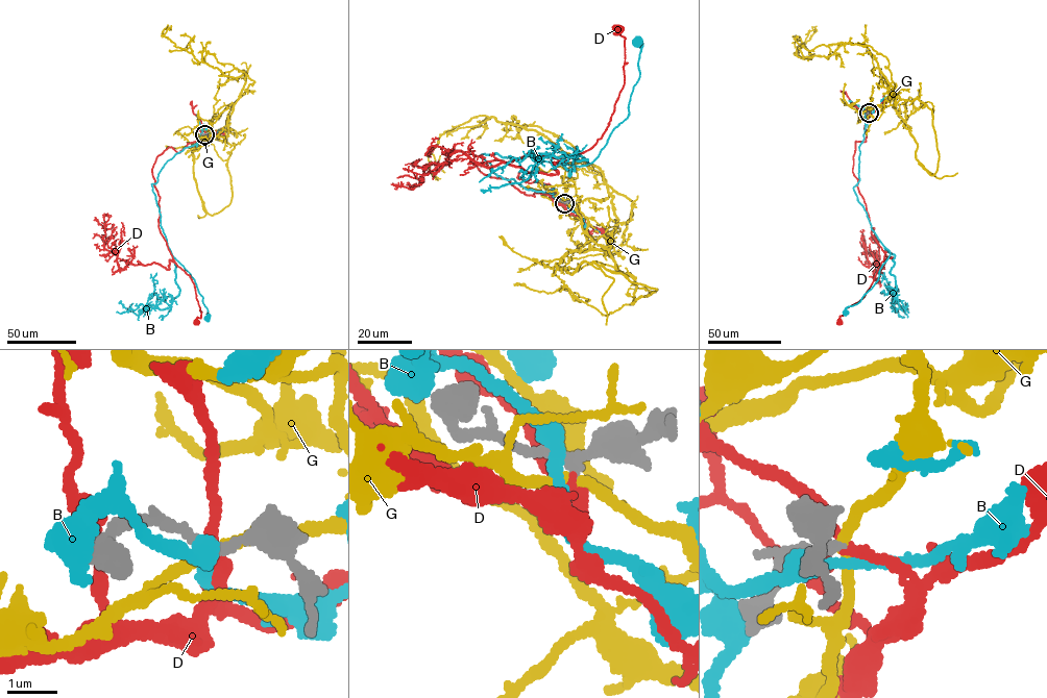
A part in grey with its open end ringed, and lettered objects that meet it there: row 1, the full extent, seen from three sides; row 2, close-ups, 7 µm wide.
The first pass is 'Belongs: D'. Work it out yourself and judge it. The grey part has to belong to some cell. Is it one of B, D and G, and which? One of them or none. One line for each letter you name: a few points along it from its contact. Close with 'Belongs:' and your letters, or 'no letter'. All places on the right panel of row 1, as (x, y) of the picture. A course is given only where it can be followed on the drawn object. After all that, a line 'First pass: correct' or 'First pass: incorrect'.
D: it runs (869, 113), (866, 141), (855, 142), (852, 171), (872, 235), (885, 253), (865, 296), (845, 309), (839, 321)
Belongs: D
First pass: correct

